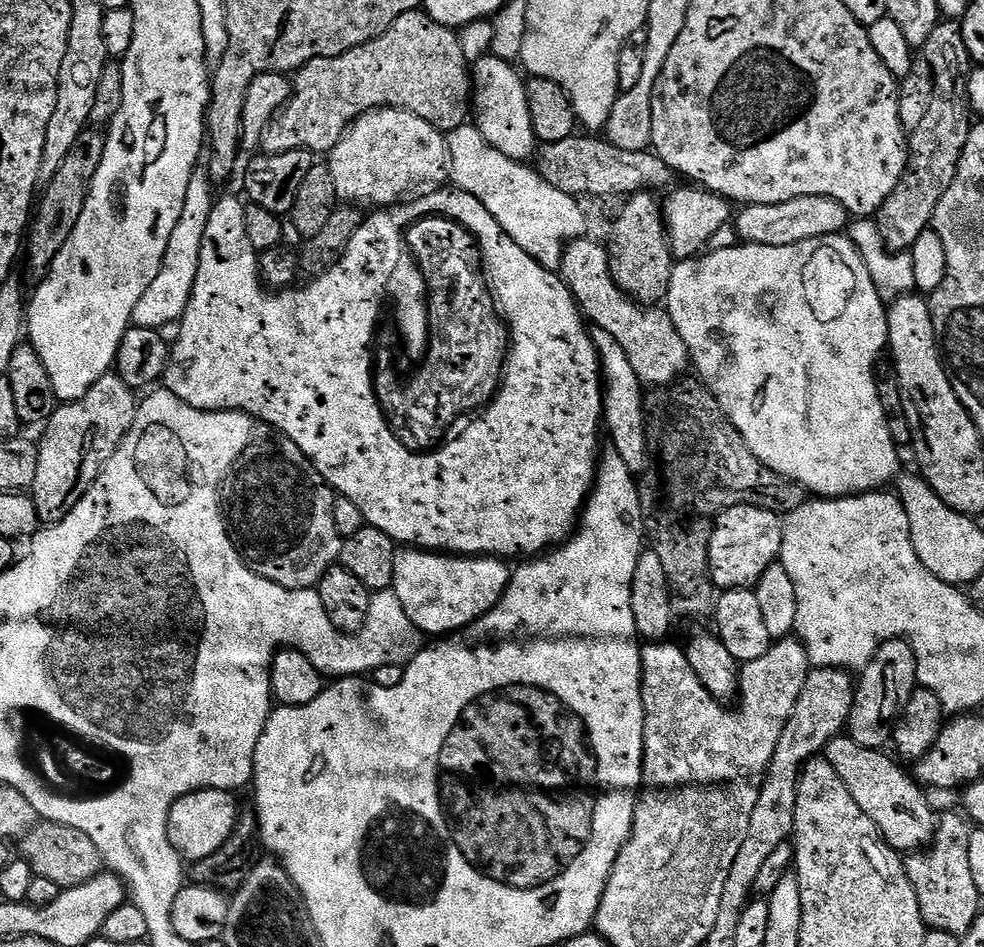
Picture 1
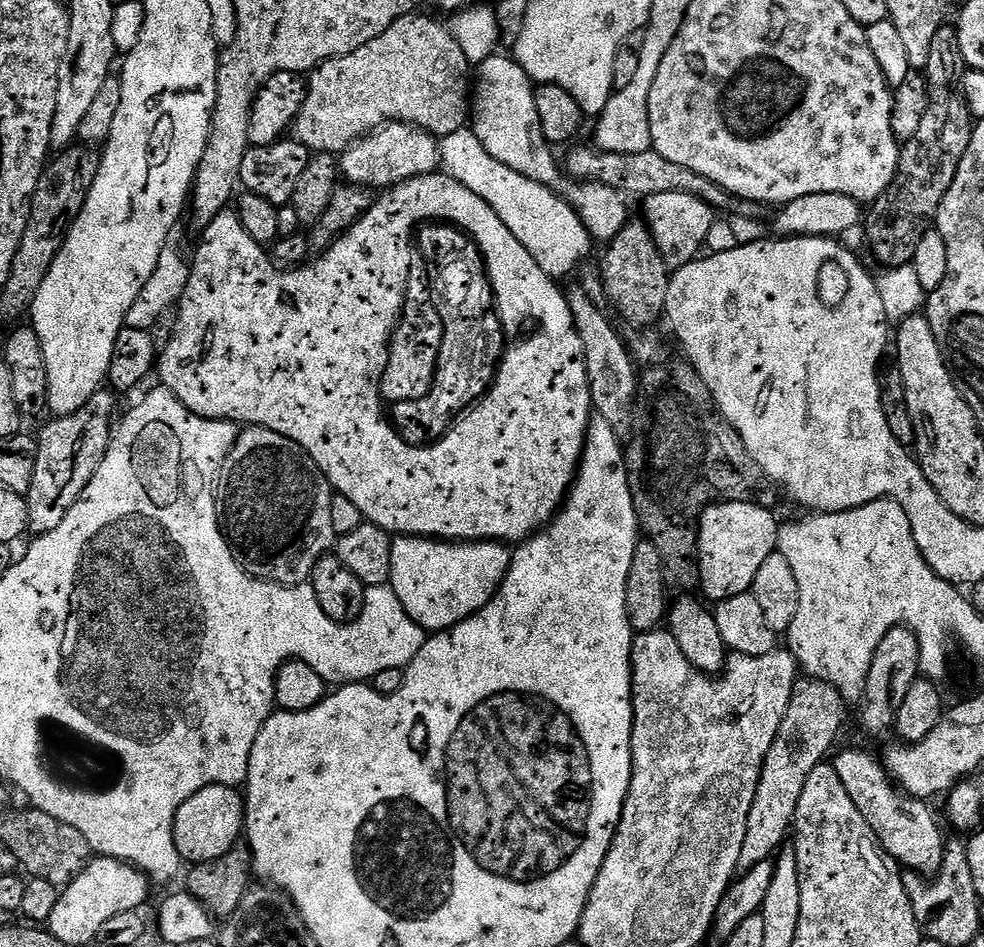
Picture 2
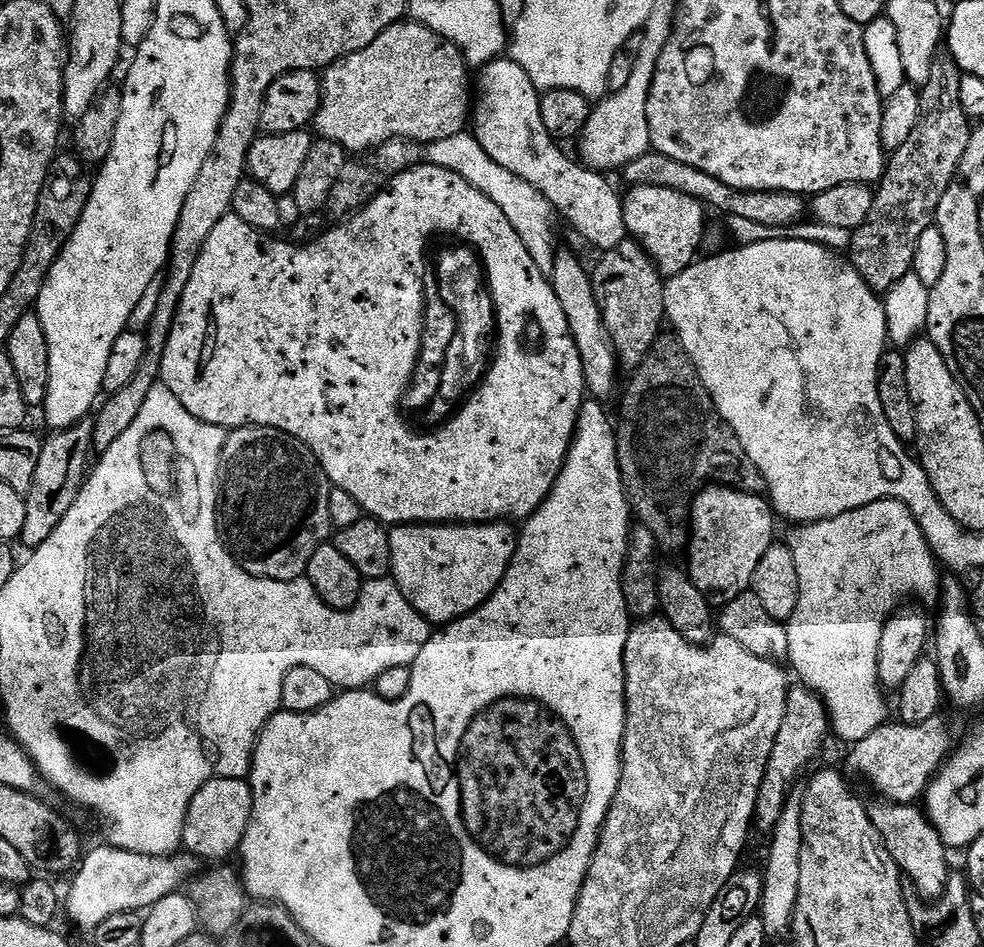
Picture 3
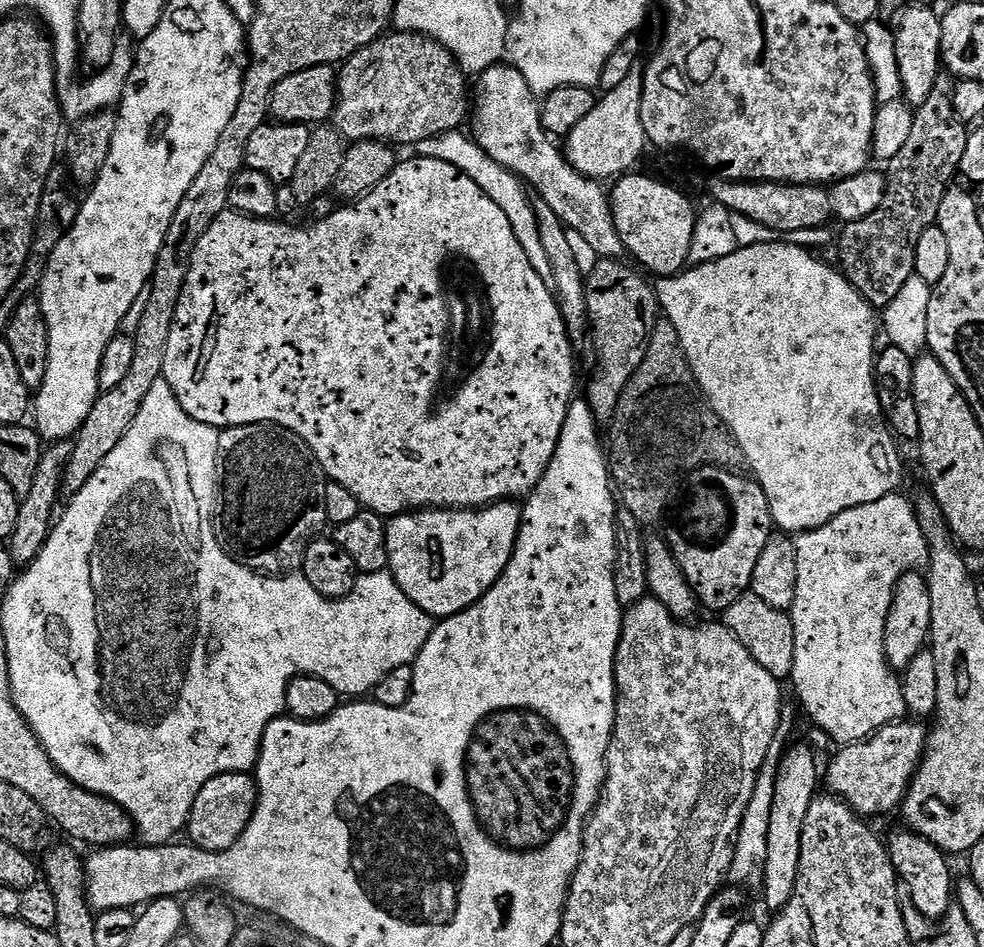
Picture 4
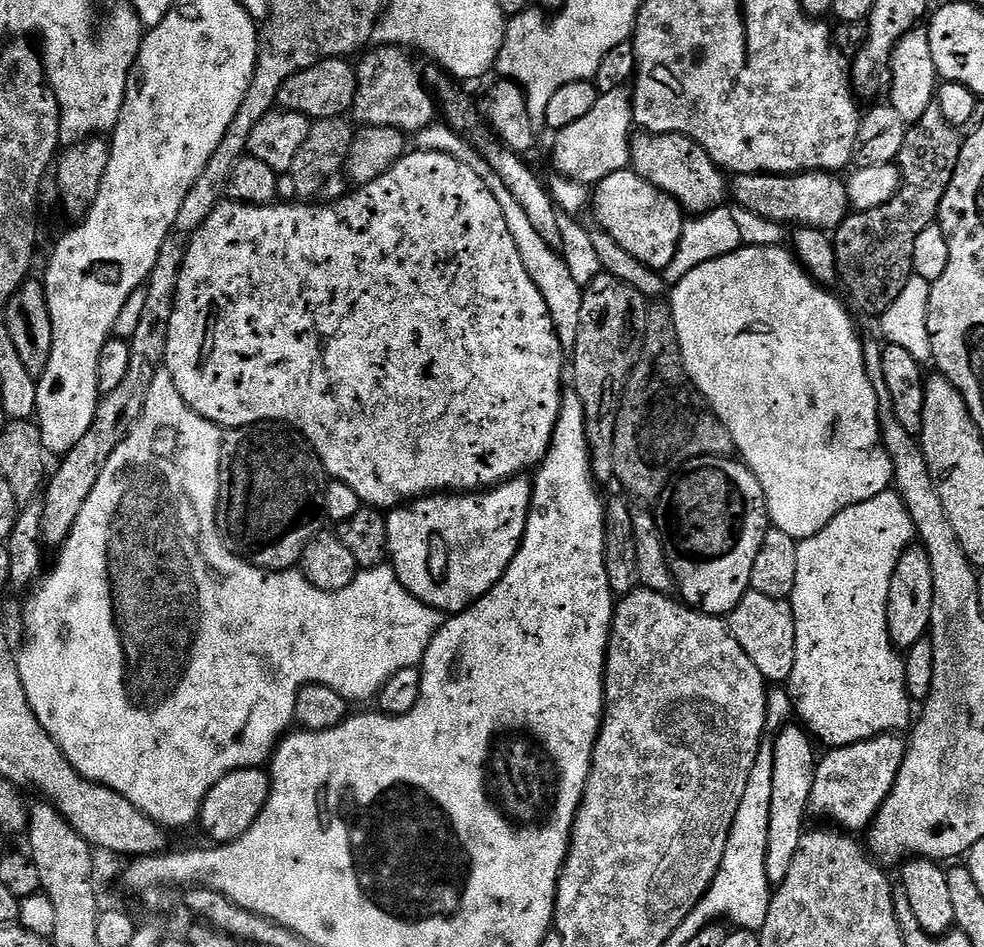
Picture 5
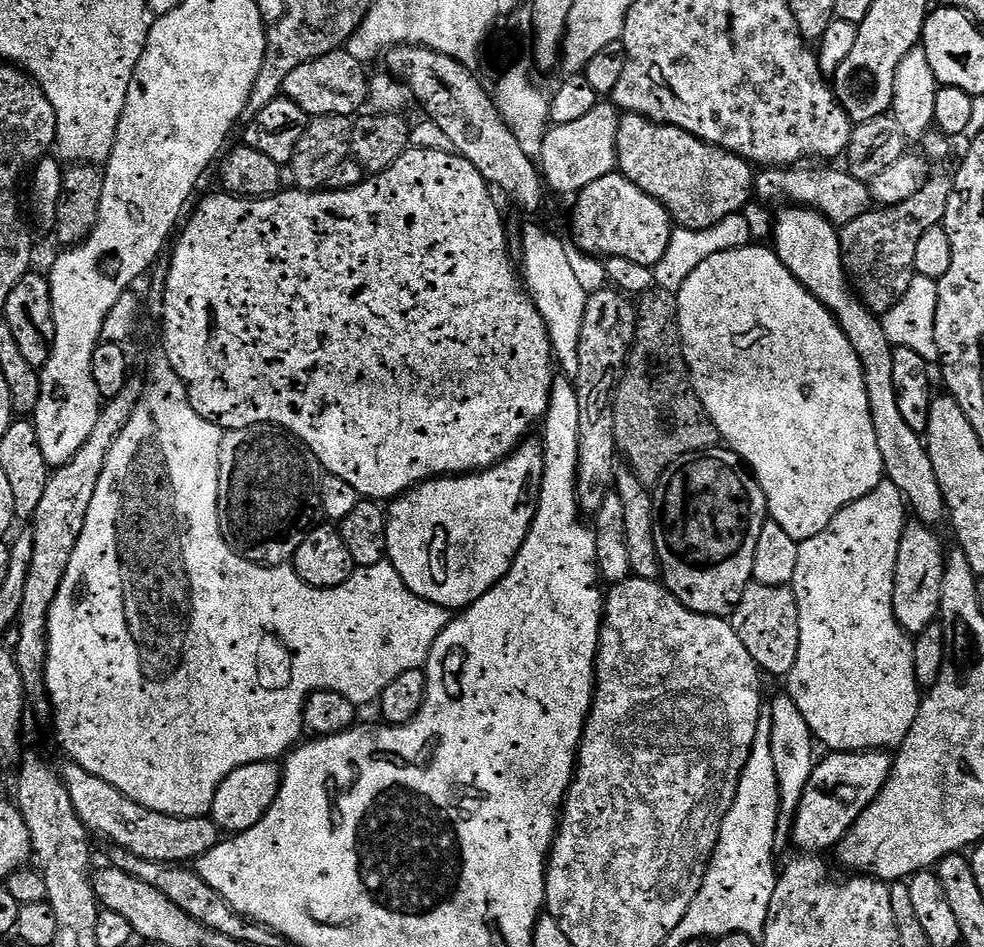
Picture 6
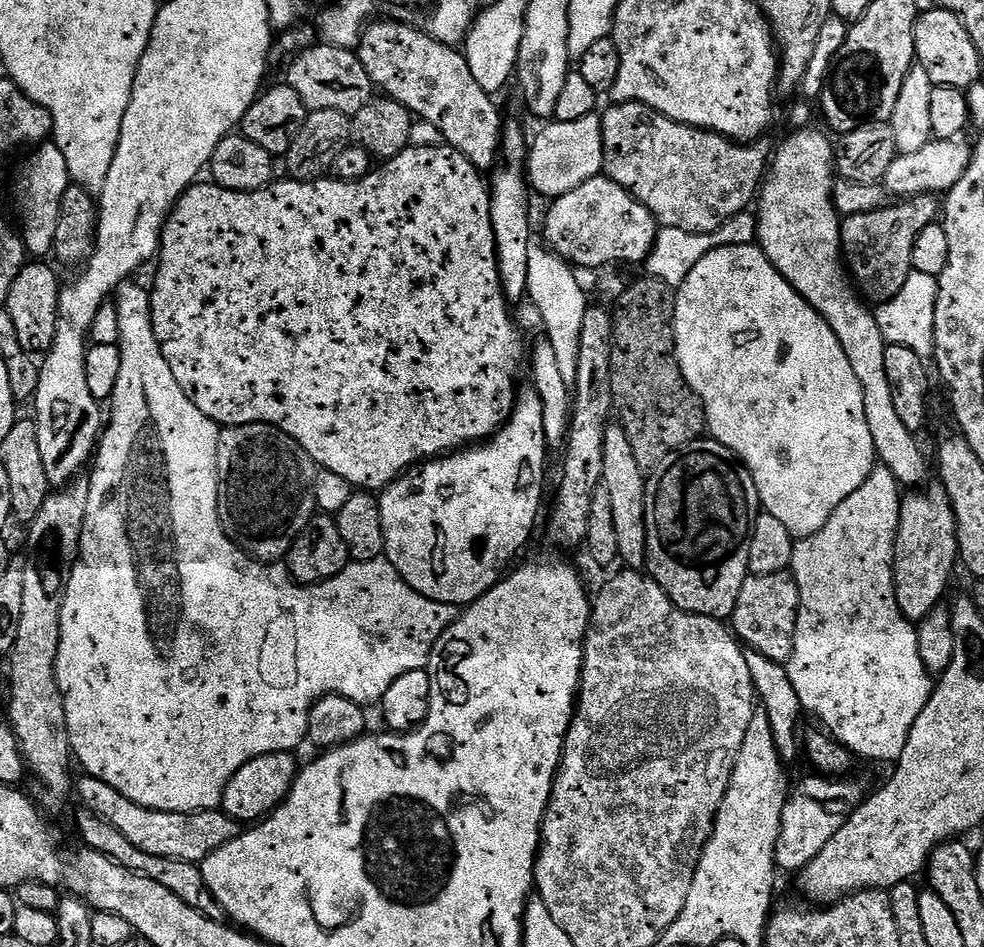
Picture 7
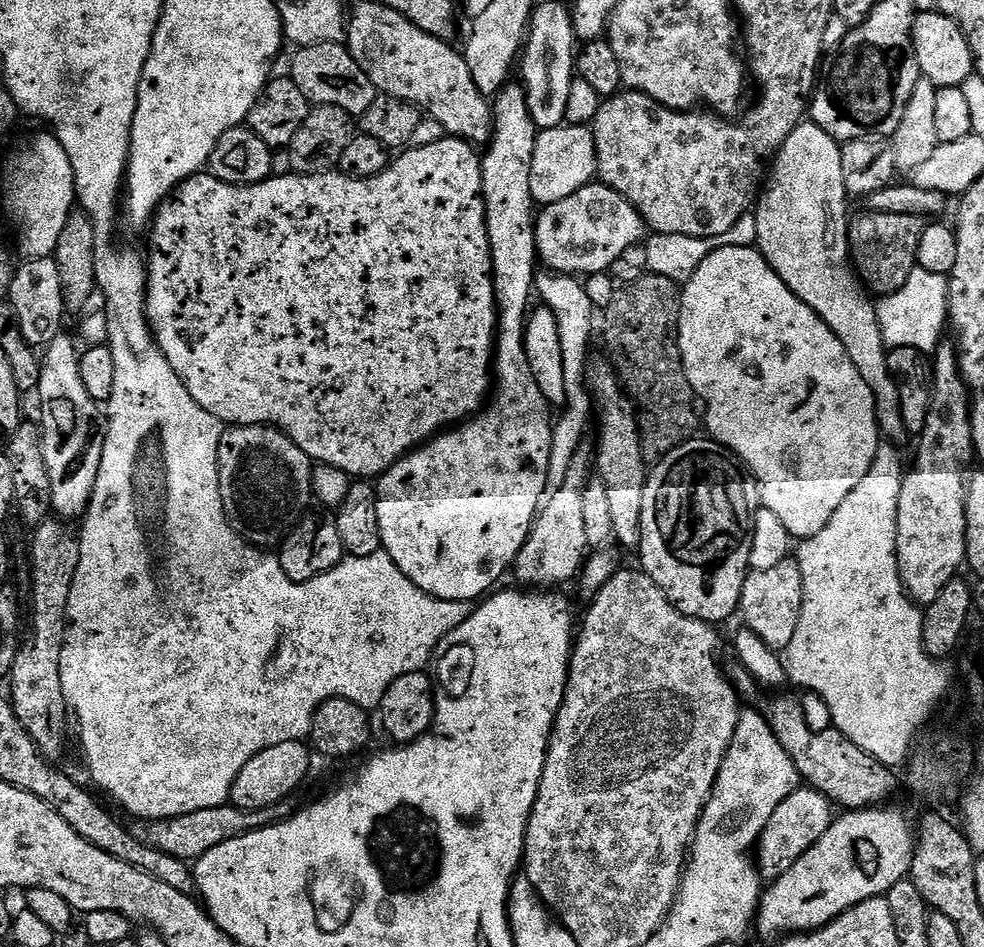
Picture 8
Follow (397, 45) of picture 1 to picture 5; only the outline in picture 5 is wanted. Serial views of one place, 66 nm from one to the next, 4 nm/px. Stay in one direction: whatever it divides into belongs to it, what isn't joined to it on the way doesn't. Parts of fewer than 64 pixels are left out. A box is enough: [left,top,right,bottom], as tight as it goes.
[351,46,438,134]

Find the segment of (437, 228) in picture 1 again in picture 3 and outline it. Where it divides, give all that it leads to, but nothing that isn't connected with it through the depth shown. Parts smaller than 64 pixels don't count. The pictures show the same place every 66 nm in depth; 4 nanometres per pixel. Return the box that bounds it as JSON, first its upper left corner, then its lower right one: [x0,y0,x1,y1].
[426,244,496,426]

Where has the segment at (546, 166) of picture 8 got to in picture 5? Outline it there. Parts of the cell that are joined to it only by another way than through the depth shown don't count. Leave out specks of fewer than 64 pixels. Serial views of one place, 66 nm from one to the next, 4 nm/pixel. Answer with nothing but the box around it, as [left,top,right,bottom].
[552,88,633,186]

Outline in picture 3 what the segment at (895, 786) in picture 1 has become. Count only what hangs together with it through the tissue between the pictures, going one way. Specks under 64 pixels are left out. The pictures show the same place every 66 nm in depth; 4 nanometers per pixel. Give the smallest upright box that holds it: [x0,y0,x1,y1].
[867,803,950,902]

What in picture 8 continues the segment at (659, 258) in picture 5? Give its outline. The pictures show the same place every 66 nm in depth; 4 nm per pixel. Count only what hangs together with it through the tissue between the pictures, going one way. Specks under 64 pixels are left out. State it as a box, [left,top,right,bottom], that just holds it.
[536,182,646,278]

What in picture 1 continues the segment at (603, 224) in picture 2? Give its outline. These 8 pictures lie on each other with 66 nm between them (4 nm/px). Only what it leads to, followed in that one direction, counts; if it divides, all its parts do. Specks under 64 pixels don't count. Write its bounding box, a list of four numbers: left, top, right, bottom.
[472,54,538,161]

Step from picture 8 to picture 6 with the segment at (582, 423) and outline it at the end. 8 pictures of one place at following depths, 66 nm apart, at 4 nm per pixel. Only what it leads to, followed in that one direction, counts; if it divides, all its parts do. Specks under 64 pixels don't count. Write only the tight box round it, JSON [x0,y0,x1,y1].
[520,224,589,378]

